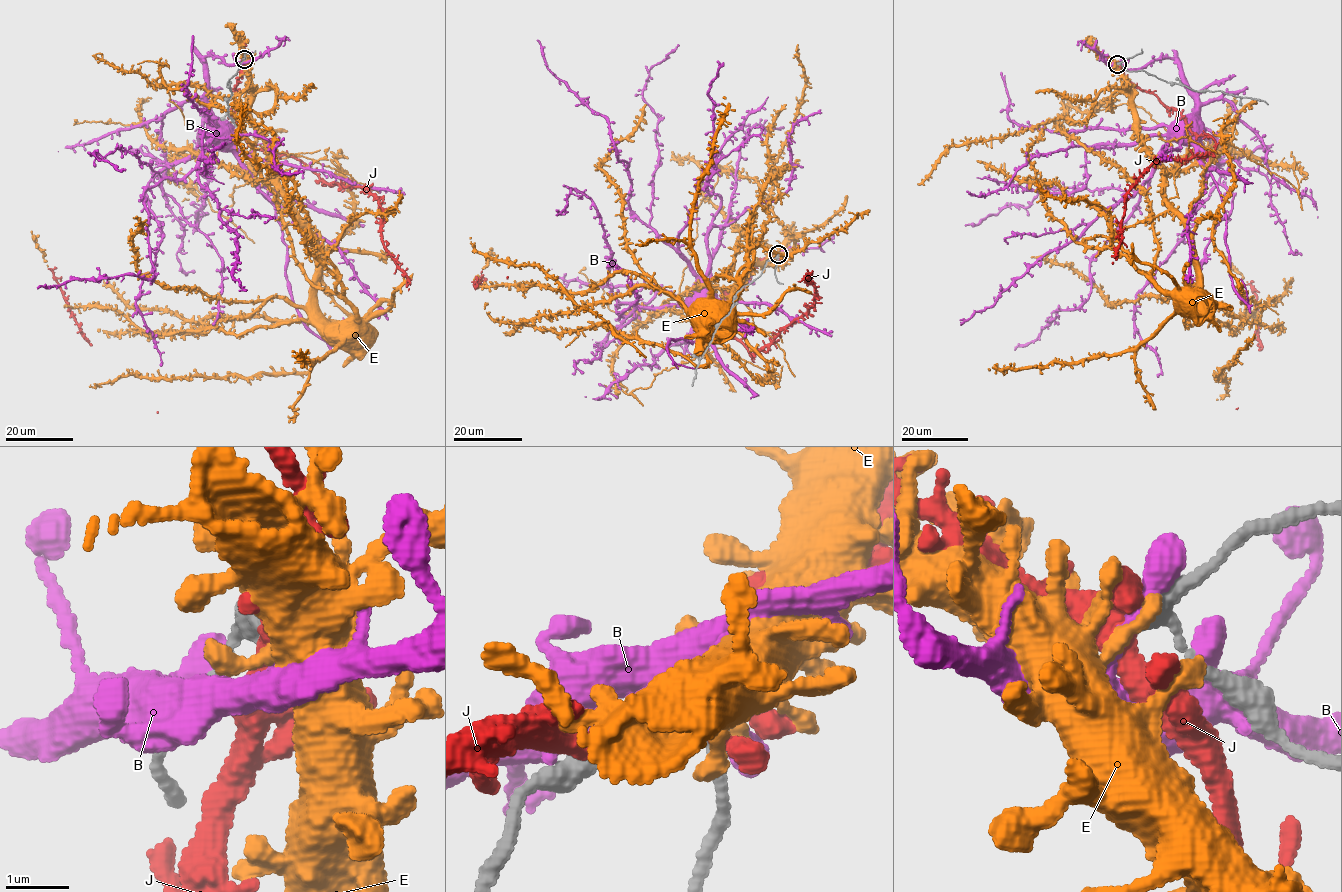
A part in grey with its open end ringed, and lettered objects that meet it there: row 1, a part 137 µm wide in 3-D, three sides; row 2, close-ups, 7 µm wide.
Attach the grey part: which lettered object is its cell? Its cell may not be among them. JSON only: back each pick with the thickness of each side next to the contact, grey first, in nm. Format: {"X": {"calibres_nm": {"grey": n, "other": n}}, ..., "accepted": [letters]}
{"accepted": []}

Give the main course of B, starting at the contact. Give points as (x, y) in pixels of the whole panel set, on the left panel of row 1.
B: (245, 58), (227, 65), (205, 56), (210, 139), (198, 166), (143, 194), (153, 278), (121, 275), (37, 288)

